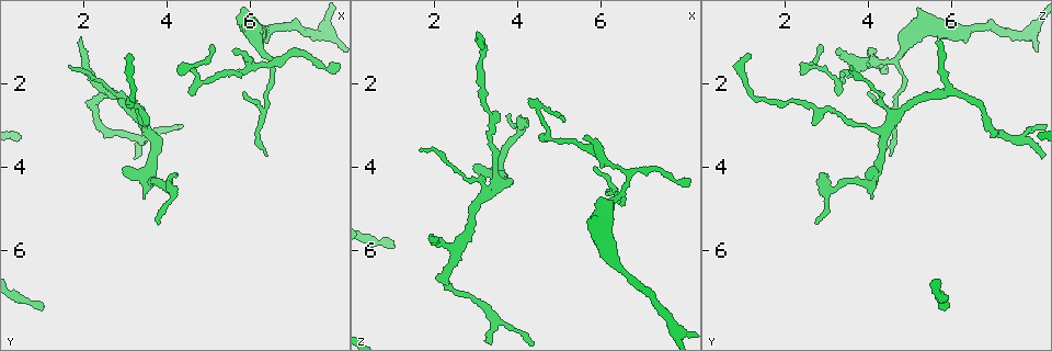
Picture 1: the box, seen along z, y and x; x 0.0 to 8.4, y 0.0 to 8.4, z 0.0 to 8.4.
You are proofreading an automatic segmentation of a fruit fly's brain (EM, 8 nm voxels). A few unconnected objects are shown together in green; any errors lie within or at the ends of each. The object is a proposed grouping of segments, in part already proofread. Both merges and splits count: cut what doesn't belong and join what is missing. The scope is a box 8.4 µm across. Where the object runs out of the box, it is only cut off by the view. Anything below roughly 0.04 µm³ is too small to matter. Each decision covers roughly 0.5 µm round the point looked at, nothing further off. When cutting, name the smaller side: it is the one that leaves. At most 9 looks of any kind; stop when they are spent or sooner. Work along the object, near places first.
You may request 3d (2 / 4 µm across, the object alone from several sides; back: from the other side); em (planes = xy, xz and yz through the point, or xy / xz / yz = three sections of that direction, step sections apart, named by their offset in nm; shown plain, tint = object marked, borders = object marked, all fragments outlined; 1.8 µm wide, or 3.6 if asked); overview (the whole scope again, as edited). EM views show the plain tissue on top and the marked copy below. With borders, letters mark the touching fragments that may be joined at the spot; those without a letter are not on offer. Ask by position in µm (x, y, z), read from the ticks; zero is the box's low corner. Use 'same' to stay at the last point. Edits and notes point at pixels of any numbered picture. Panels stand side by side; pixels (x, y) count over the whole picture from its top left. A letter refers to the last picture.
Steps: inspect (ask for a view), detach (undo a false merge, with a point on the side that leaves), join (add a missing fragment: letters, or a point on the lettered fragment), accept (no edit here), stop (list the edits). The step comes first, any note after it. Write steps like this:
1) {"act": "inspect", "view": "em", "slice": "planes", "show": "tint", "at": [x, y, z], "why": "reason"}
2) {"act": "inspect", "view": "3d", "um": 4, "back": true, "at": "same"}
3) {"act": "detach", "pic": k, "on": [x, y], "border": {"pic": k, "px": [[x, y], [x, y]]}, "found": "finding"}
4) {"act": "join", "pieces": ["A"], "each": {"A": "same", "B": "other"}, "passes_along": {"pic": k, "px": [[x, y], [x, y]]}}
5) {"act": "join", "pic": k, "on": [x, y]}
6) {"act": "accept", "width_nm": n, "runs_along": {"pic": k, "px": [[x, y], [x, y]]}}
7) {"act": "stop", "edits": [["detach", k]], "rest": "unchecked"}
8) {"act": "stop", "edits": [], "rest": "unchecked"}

{"act": "inspect", "view": "em", "slice": "planes", "show": "borders", "at": [4.25, 4.10, 2.85], "why": "tapers out"}

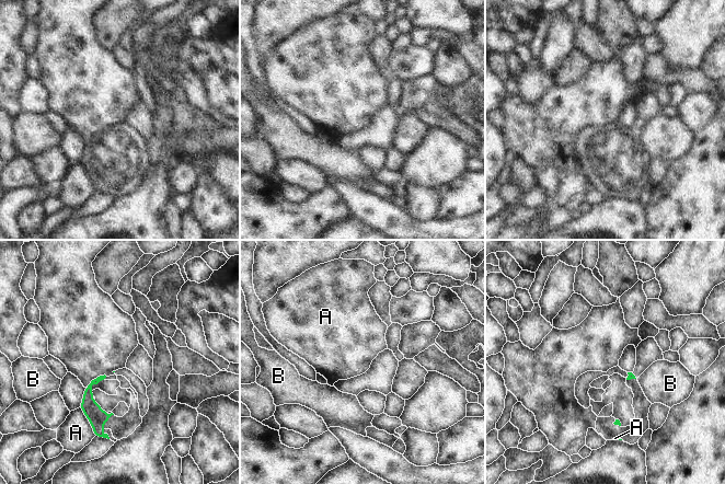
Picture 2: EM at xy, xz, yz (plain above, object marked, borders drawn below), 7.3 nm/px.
{"act": "accept", "longest_contact_nm": ["A", 240], "each": {"A": "other", "B": "other"}, "found": "no lettered fragment goes on from it"}

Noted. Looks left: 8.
{"act": "inspect", "view": "3d", "um": 2, "at": [3.00, 4.00, 4.15], "why": "an open end"}

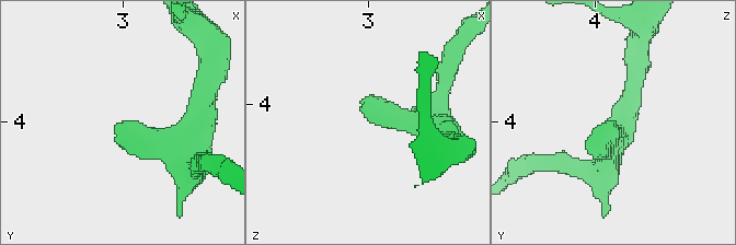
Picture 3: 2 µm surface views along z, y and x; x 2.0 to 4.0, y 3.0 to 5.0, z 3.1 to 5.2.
{"act": "inspect", "view": "em", "slice": "xy", "step": 8, "show": "tint", "at": [2.94, 4.00, 4.10]}

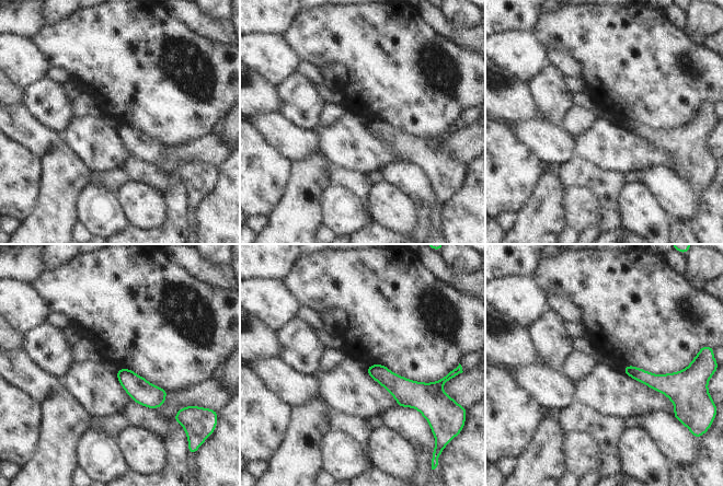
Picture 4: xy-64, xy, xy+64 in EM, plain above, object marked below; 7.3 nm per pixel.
{"act": "inspect", "view": "em", "slice": "xy", "step": 8, "show": "borders", "at": "same"}

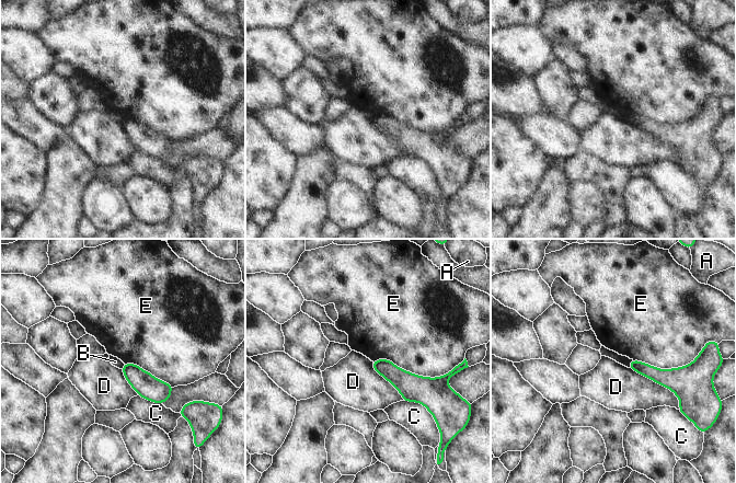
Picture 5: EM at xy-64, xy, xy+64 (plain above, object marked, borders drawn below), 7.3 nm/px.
{"act": "accept", "each": {"A": "other", "B": "other", "C": "other", "D": "other", "E": "other"}, "border": {"pic": 5, "px": [[629, 367], [668, 388], [679, 400]]}, "found": "none of them fits"}

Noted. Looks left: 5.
{"act": "inspect", "view": "em", "slice": "planes", "show": "borders", "at": [1.95, 1.00, 5.60], "why": "free end"}

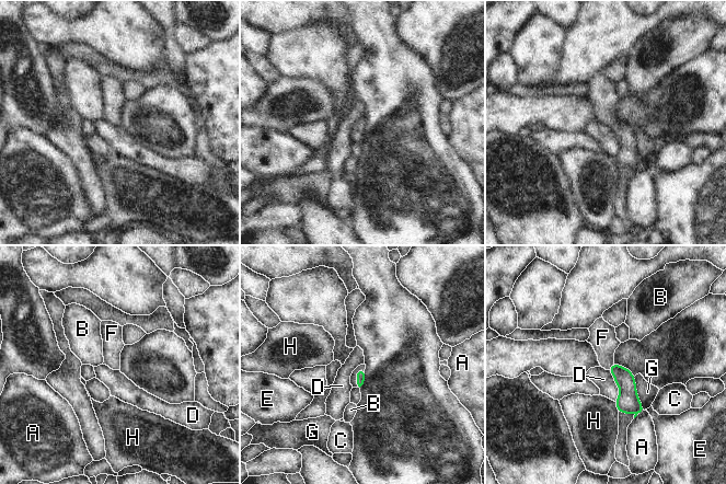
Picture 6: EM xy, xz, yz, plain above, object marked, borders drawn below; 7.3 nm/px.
{"act": "join", "pieces": ["F"], "each": {"A": "other", "B": "other", "C": "other", "D": "other", "E": "other", "F": "same", "G": "other", "H": "other"}, "passes_along": {"pic": 6, "px": [[360, 375], [356, 376], [354, 380]]}, "found": "it goes on there"}

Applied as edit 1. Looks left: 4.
{"act": "inspect", "view": "overview"}

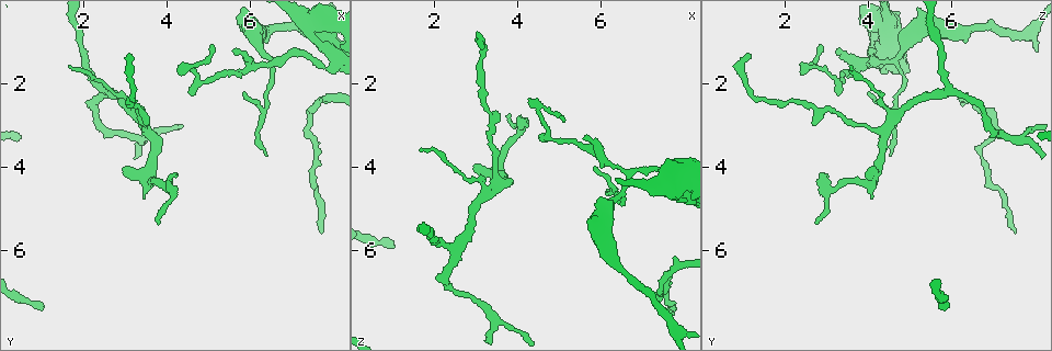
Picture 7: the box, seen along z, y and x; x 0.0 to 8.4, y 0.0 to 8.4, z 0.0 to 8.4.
{"act": "inspect", "view": "3d", "um": 2, "back": true, "at": [6.40, 3.70, 4.50], "why": "tapers out"}

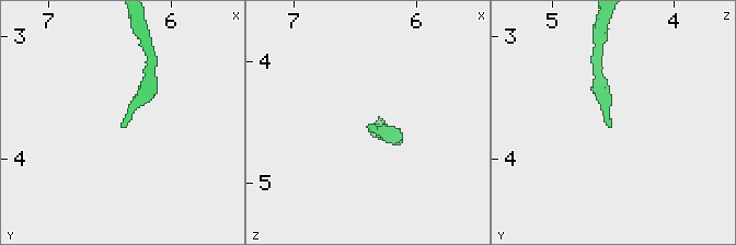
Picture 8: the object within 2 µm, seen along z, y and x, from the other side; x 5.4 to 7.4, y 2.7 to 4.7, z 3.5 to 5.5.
{"act": "inspect", "view": "em", "slice": "planes", "show": "borders", "at": [6.42, 3.74, 4.54], "why": "need the tissue"}

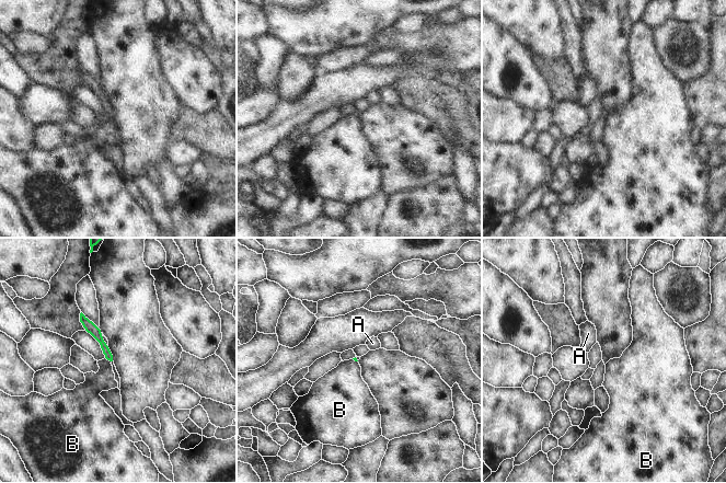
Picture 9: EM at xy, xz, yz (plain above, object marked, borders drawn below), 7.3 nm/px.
{"act": "accept", "each": {"A": "other", "B": "other"}, "runs_along": {"pic": 9, "px": [[82, 318], [96, 333], [110, 357]]}, "found": "none of them fits"}

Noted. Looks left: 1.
{"act": "stop", "edits": [["join", 6]], "rest": "unchecked"}

